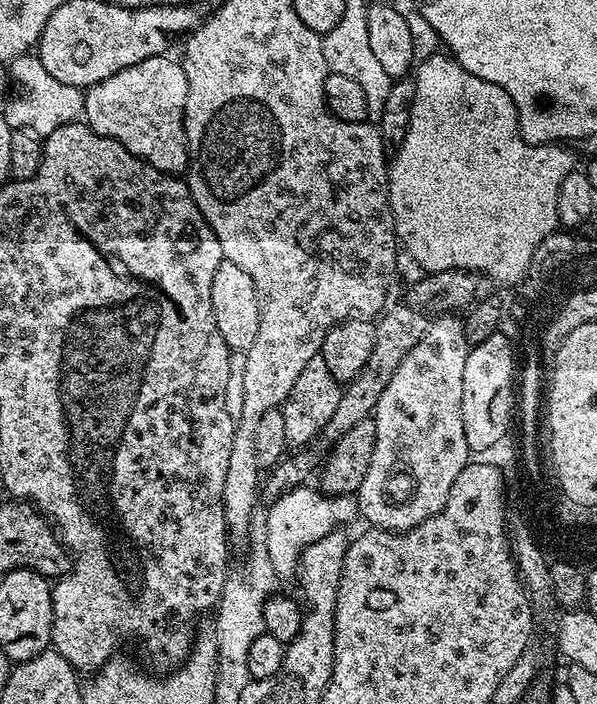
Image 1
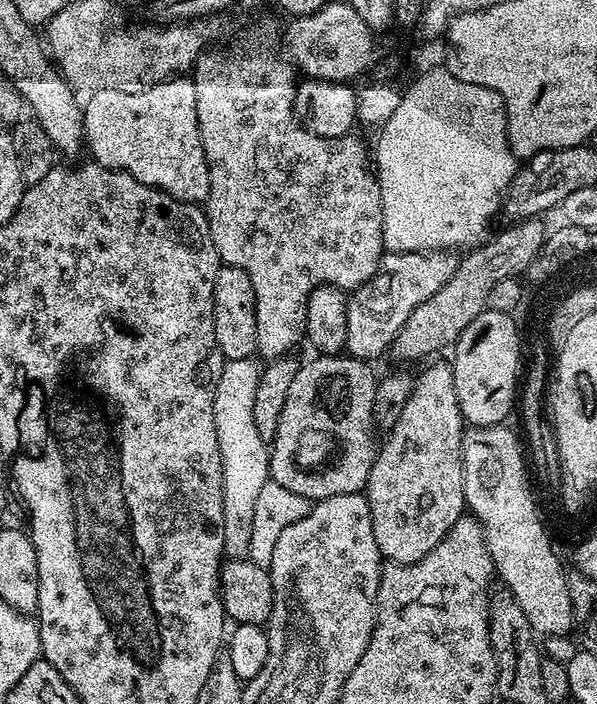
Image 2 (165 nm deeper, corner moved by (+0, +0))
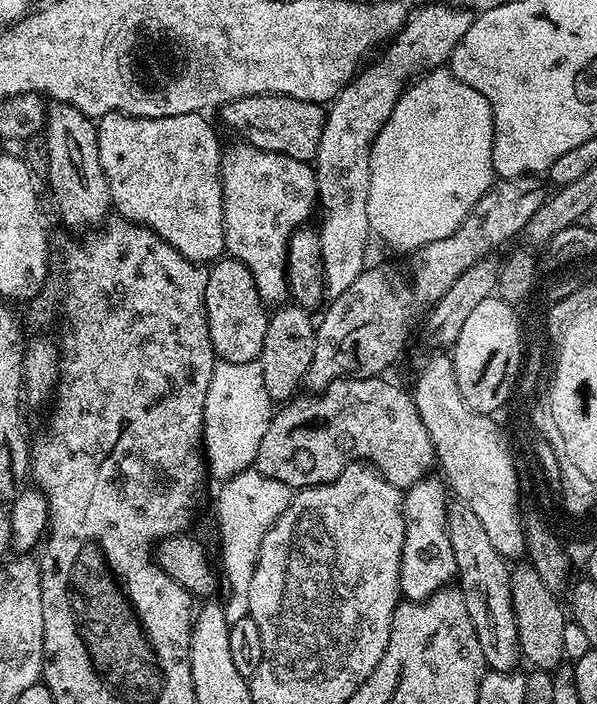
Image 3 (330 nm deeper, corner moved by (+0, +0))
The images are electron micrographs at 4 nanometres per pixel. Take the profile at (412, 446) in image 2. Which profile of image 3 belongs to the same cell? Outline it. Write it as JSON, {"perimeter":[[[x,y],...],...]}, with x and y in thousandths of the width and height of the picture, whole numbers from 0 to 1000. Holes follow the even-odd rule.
{"perimeter":[[[704,680],[675,700],[677,768],[673,770],[673,793],[670,794],[670,844],[683,855],[719,852],[739,835],[752,834],[759,828],[764,815],[760,776],[754,776],[754,759],[747,747],[747,724],[752,719],[752,712],[744,710],[747,693],[735,680],[732,680],[734,683],[724,680]]]}

